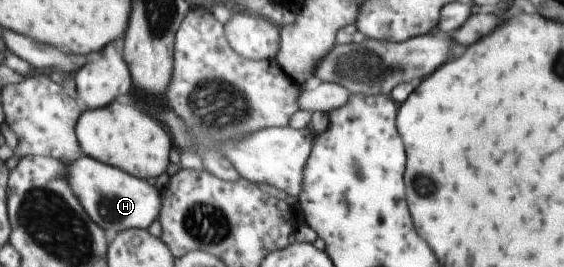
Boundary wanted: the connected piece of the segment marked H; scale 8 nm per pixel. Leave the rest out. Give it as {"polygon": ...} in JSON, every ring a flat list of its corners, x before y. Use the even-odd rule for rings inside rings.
{"polygon":[[84,153,75,160,66,161,66,164,68,164,66,176,74,194,80,198,88,216,92,216,92,220,96,224,101,224,106,230,108,240,114,240,124,230,150,228,150,224,154,224,160,218,162,214,161,189,158,190,156,186,153,186,151,180,132,176,120,168]]}

